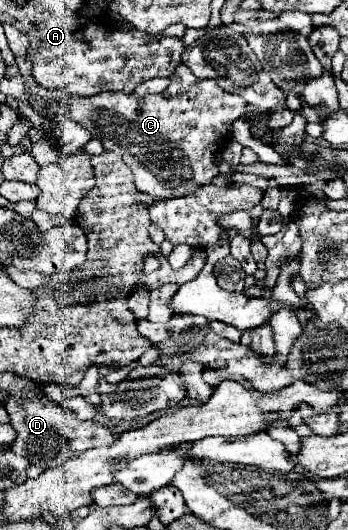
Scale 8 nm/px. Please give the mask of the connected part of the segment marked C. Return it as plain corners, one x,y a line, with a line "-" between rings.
179,64
175,74
171,76
169,86
161,94
135,98
133,94
127,96
123,92
105,92
91,98
73,98
75,106
65,120
81,124
91,132
93,138
101,140
103,148
119,154
131,168
137,190
153,198
175,198
191,192
191,184
209,184
213,172
203,166
205,156
209,156
209,152
213,150
221,150
227,144
225,138
229,138
229,124
247,114
247,102
241,96
221,90
215,80
197,78
185,64

